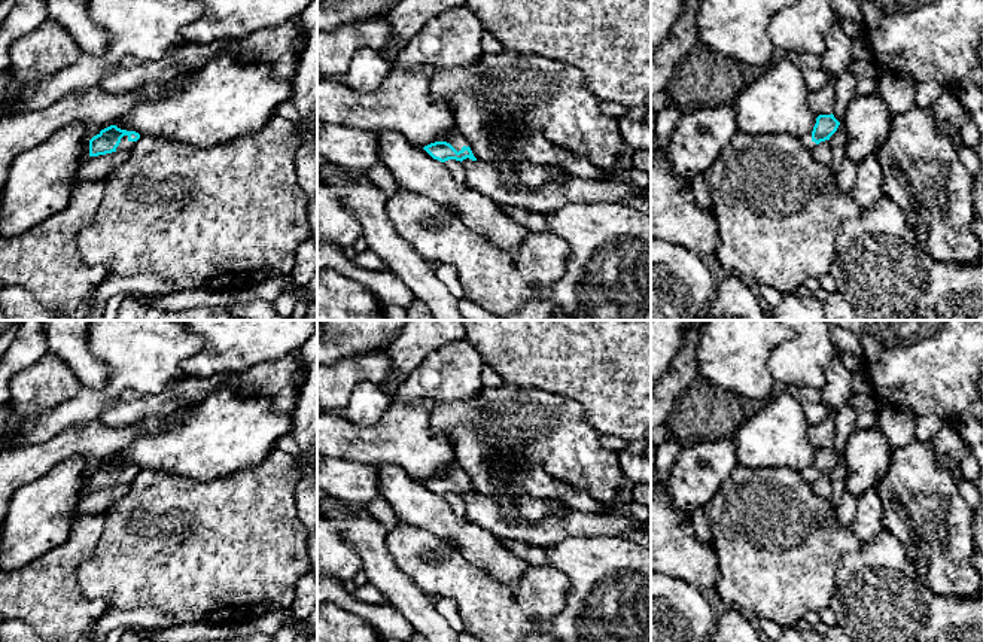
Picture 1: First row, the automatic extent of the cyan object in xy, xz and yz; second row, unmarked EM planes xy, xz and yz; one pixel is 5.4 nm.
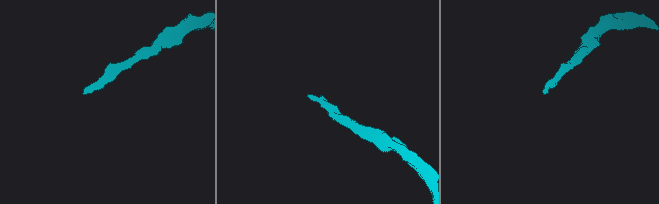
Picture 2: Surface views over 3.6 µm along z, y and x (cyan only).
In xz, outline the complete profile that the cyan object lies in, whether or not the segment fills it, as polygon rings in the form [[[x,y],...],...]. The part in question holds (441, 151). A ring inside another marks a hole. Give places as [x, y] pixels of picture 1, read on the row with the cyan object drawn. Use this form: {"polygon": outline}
{"polygon": [[[448,134],[442,142],[435,142],[423,147],[433,159],[445,162],[448,159],[463,161],[466,158],[477,161],[468,142],[459,134]]]}

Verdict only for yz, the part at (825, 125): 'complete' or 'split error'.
split error

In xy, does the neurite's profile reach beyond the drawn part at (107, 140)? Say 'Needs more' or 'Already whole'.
Needs more

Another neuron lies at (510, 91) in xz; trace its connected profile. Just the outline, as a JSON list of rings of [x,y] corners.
[[[503,49],[499,54],[484,54],[472,66],[436,69],[430,79],[430,94],[450,106],[456,131],[468,142],[477,161],[496,167],[503,174],[503,183],[511,188],[536,189],[547,182],[567,182],[572,177],[554,167],[509,161],[494,131],[527,136],[541,133],[553,144],[587,158],[614,176],[633,168],[634,149],[623,140],[620,119],[600,112],[587,77],[578,67],[566,63]]]

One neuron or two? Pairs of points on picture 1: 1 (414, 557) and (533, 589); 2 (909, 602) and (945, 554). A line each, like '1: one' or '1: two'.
1: one
2: two

